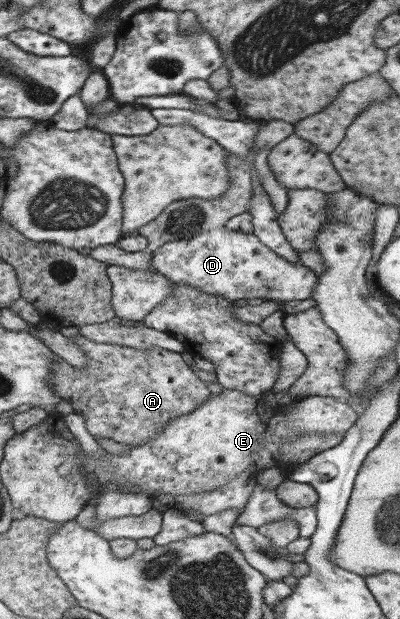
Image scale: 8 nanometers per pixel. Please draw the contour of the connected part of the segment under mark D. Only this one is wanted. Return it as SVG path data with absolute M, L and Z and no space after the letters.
M225 227L204 230L194 237L161 245L150 253L151 266L175 284L187 284L225 300L259 298L283 303L308 300L317 285L317 275L301 264L287 263L254 236Z

